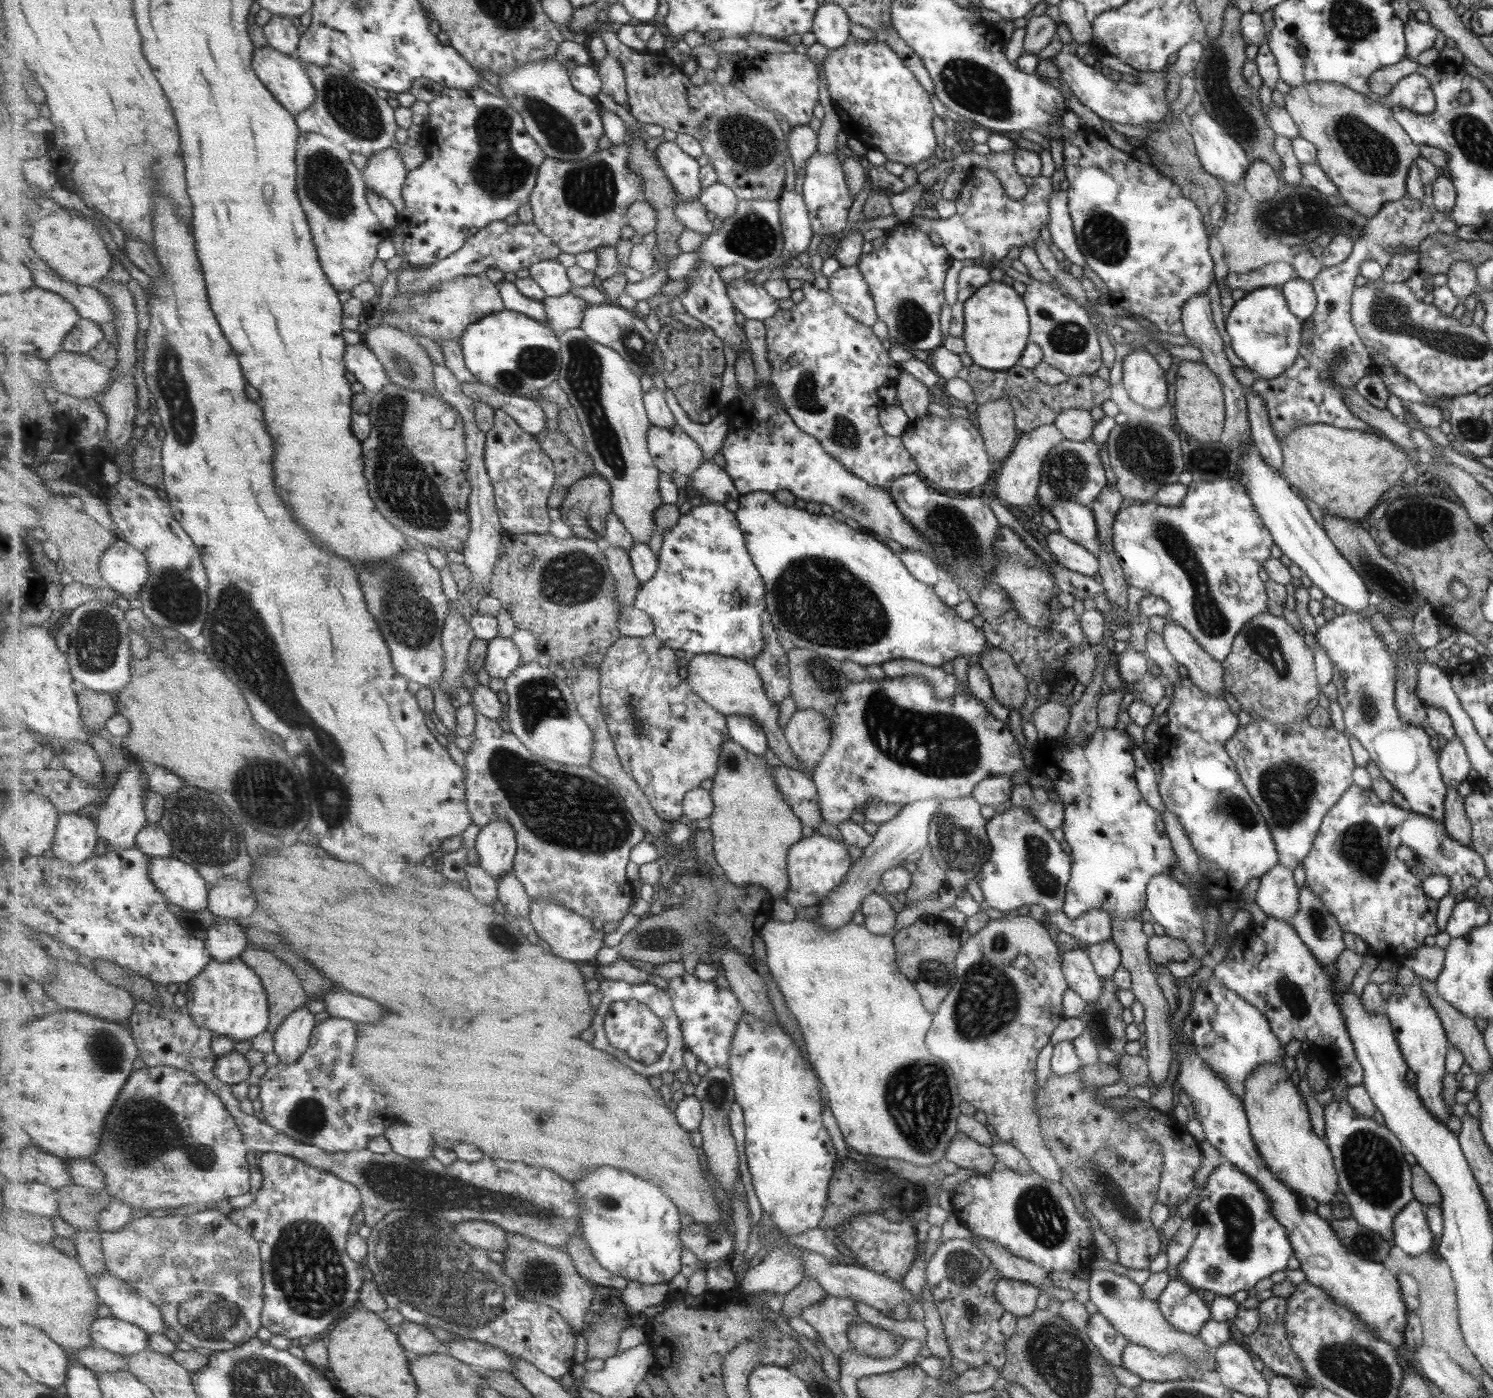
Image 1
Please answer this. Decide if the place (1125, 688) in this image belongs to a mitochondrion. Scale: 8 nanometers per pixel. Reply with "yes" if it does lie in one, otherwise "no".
no

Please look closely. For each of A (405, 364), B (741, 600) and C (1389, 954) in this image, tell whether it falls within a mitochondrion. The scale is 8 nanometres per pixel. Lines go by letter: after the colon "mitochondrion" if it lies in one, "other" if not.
A: mitochondrion
B: other
C: other

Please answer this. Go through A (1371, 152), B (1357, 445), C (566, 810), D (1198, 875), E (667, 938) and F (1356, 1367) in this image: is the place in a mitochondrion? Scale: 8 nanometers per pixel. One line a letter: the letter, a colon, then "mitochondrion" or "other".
A: mitochondrion
B: other
C: mitochondrion
D: other
E: mitochondrion
F: mitochondrion

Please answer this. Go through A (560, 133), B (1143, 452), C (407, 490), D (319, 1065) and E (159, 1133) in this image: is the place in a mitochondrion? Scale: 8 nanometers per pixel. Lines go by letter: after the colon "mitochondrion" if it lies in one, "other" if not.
A: mitochondrion
B: mitochondrion
C: mitochondrion
D: other
E: mitochondrion

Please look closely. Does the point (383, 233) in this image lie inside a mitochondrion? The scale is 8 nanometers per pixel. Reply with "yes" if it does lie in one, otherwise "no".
no

